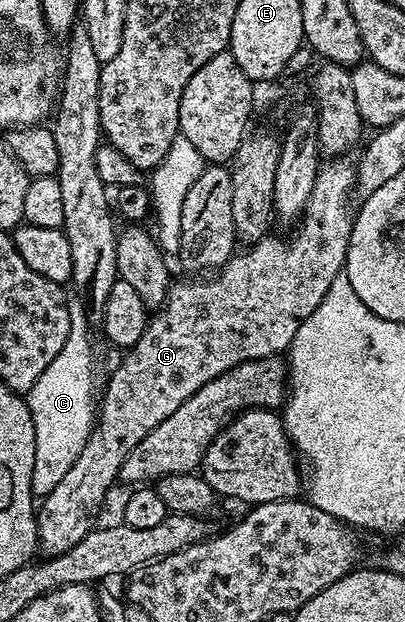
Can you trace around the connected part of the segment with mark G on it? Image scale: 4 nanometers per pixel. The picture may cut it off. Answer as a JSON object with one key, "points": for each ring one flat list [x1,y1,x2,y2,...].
{"points":[[330,159,330,161,319,168,316,175,316,183,310,192,310,198,306,204,306,212,302,214,297,222,294,234,285,241,282,237,274,237,275,235,267,235,261,237,260,240,253,242,243,251,235,252,234,256,217,270,213,275,207,276,205,279,186,279,190,281,175,280,169,291,166,292,166,304,161,309,157,310,147,320,146,330,144,335,140,335,140,339,131,349,125,354,126,357,114,369,114,374,110,377,110,382,106,385,106,394,101,394,100,408,96,413,96,420,93,429,90,431,88,443,84,443,84,451,80,451,80,459,76,459,76,463,72,463,72,468,69,469,68,475,64,475,64,479,60,479,60,483,47,497,41,498,40,504,36,509,38,519,38,548,47,558,55,557,56,555,64,555,64,551,68,551,72,547,76,547,76,543,80,543,80,539,84,539,84,535,88,535,90,530,95,528,98,517,98,512,102,509,102,504,106,501,106,492,114,485,114,480,119,480,122,464,124,459,128,459,128,455,132,451,132,447,136,447,136,443,140,443,140,439,144,439,156,427,160,427,160,423,164,423,164,419,168,419,168,415,172,415,172,411,176,411,176,407,180,407,188,399,192,399,192,395,196,395,196,391,200,391,200,387,204,387,204,383,208,383,212,379,216,379,220,375,224,375,232,367,236,367,240,363,248,363,256,359,264,359,265,357,276,357,285,354,289,350,292,339,296,335,296,331,300,331,300,323,304,323,304,319,308,319,308,315,312,315,312,311,316,311,316,307,320,307,320,303,324,299,324,295,328,295,328,287,332,287,332,279,336,279,336,275,344,272,346,263,346,252,348,251,348,243,350,242,350,232,354,226,352,220,352,209,350,213,349,205,352,202,352,193,354,187,354,175,356,165,350,159]]}

